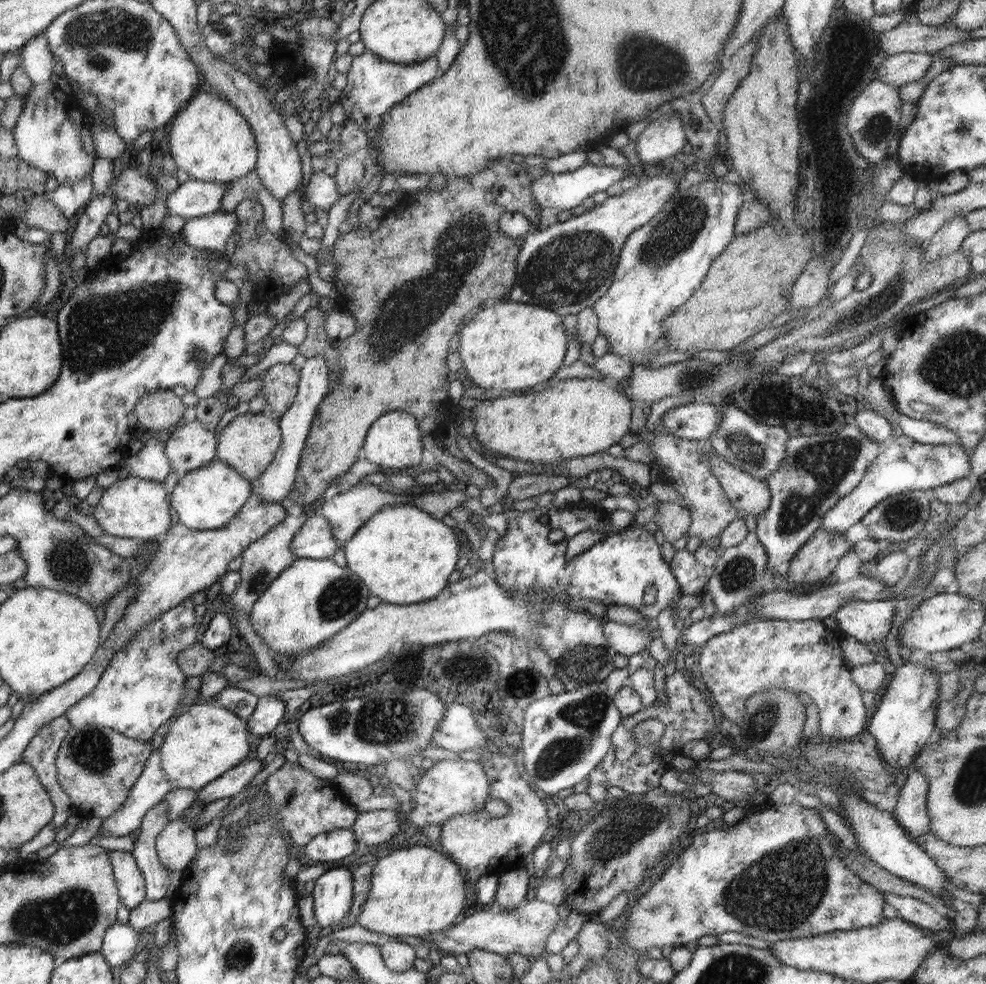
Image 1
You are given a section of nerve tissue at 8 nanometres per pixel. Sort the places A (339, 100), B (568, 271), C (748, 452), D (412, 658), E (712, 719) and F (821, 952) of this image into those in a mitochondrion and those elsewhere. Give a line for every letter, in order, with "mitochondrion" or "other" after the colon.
A: other
B: mitochondrion
C: mitochondrion
D: other
E: other
F: other

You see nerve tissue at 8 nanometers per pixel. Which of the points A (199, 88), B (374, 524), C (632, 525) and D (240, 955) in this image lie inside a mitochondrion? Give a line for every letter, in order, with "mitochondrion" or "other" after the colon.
A: other
B: other
C: other
D: mitochondrion

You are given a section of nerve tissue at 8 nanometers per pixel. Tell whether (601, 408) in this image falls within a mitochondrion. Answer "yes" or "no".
no

